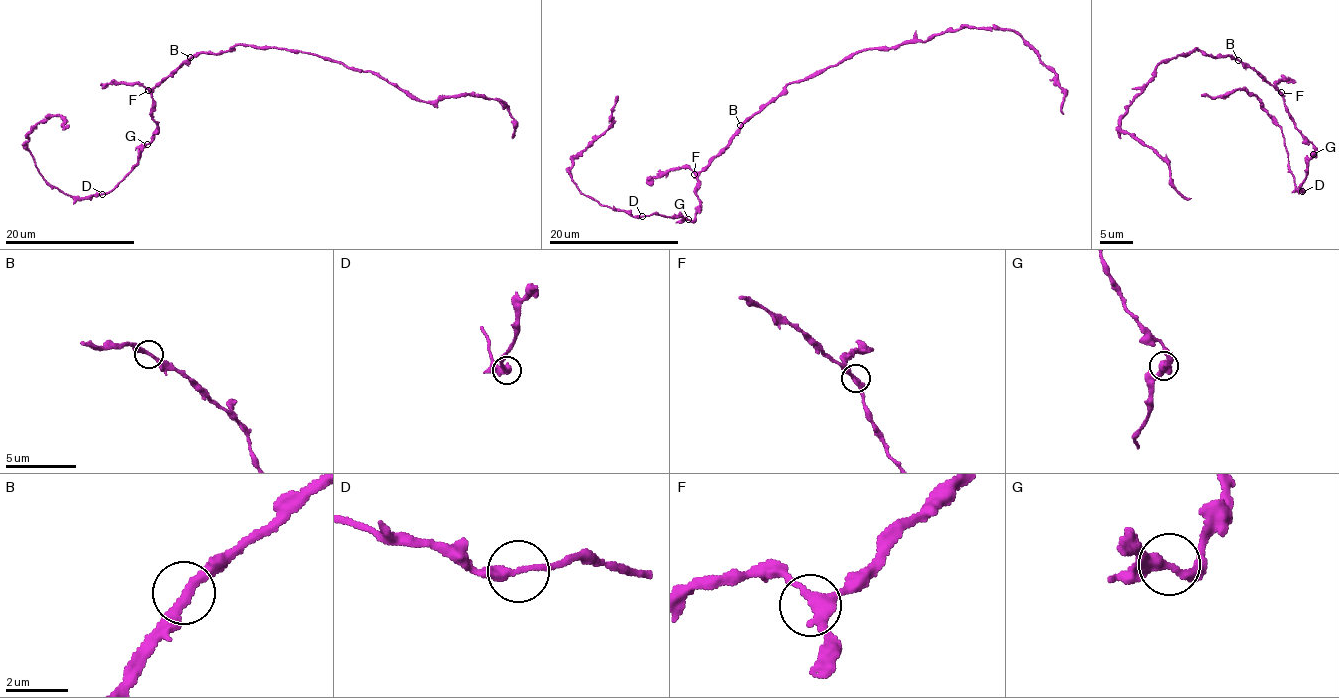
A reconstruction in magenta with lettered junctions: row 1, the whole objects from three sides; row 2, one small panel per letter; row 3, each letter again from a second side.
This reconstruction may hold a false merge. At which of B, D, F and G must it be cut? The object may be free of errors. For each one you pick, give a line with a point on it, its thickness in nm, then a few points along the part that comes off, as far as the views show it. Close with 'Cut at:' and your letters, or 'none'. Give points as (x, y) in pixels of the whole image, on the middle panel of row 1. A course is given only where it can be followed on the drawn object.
Cut at: none

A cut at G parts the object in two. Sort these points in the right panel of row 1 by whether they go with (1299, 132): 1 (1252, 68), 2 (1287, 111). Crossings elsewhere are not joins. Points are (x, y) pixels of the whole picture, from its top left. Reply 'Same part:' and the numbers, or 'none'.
Same part: 1, 2

